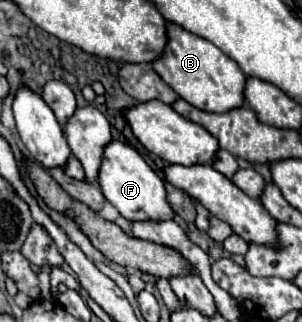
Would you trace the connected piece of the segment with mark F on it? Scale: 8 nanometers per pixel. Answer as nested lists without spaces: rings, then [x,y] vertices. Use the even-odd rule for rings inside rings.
[[[111,140],[105,146],[101,158],[101,172],[99,172],[99,186],[103,196],[121,212],[127,220],[165,220],[173,218],[173,210],[165,198],[165,188],[161,178],[149,168],[149,164],[139,156],[135,148],[123,144],[119,140]]]

